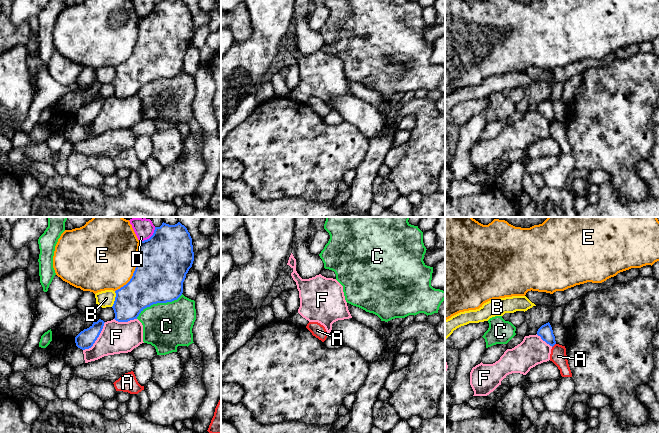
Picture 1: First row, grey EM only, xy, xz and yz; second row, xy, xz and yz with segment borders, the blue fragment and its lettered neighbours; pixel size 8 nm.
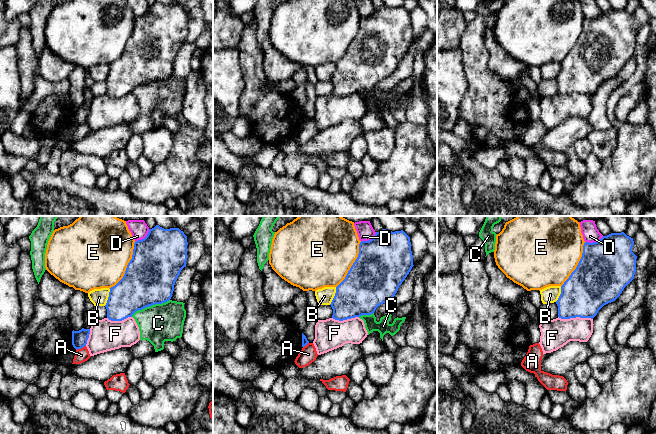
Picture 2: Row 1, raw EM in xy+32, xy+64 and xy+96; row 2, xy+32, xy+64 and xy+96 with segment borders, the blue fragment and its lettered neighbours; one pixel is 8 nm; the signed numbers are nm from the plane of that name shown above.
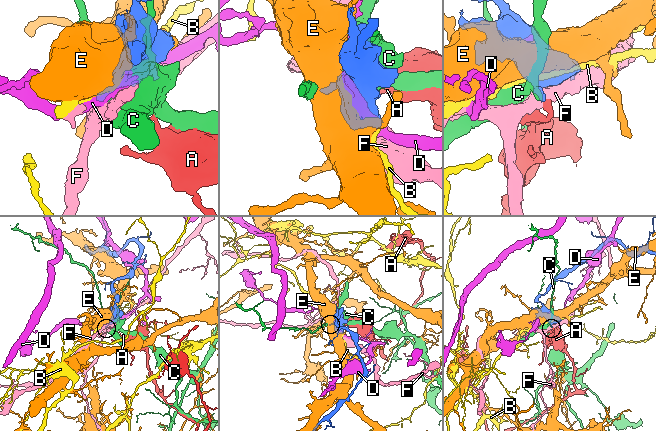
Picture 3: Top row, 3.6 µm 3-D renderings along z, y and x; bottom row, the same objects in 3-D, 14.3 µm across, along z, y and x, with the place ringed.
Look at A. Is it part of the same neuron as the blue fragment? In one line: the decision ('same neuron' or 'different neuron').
different neuron

